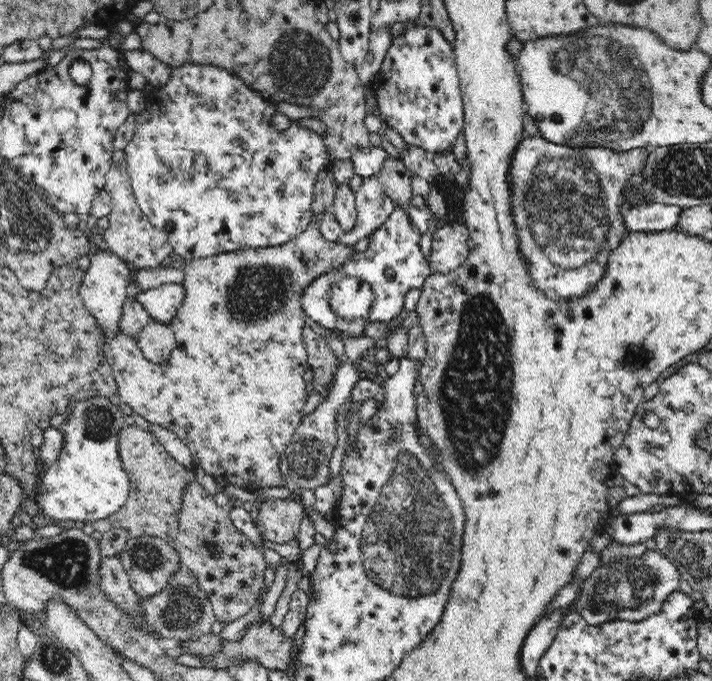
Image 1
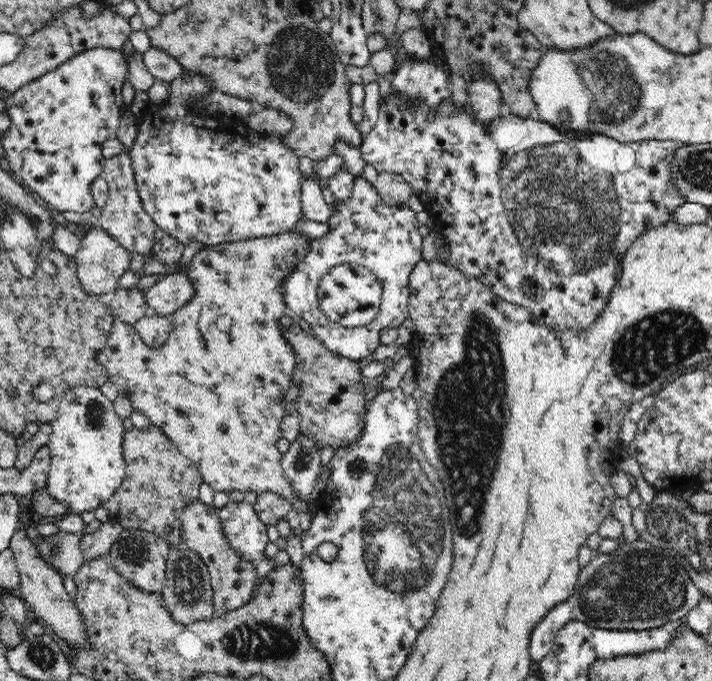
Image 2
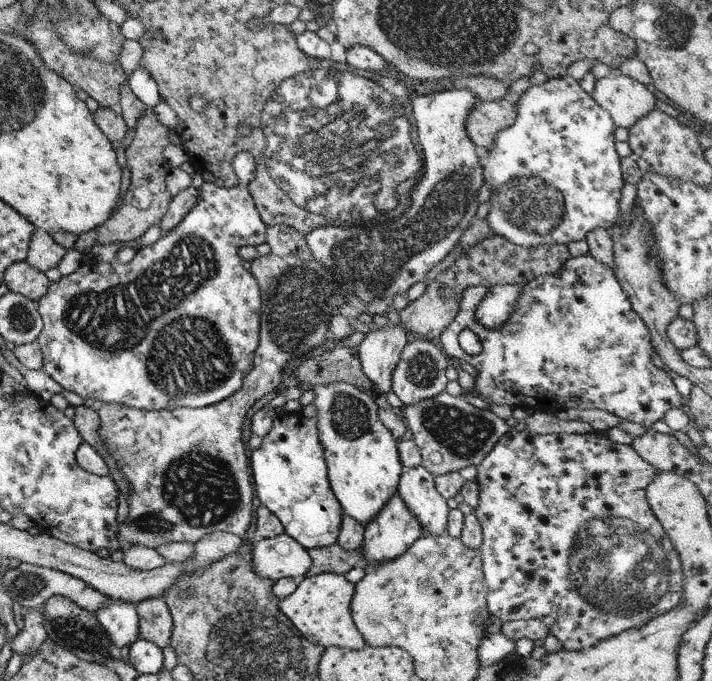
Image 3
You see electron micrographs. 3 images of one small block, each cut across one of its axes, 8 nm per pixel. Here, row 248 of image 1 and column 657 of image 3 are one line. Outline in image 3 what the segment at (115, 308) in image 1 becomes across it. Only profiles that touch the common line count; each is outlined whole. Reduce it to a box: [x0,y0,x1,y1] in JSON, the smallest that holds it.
[589,72,660,128]

